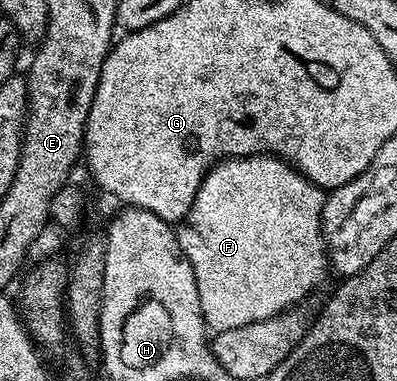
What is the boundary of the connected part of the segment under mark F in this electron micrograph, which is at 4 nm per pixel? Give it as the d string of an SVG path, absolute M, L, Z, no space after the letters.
M253 154L250 158L227 158L209 169L195 196L193 207L189 209L187 216L181 219L176 232L181 251L185 253L195 272L195 284L199 288L199 308L205 317L205 325L210 331L241 328L292 311L296 302L303 301L324 280L325 272L327 274L327 259L325 240L321 232L321 213L326 195L326 191L316 186L310 178L305 178L289 163L282 158L273 157L272 154Z

